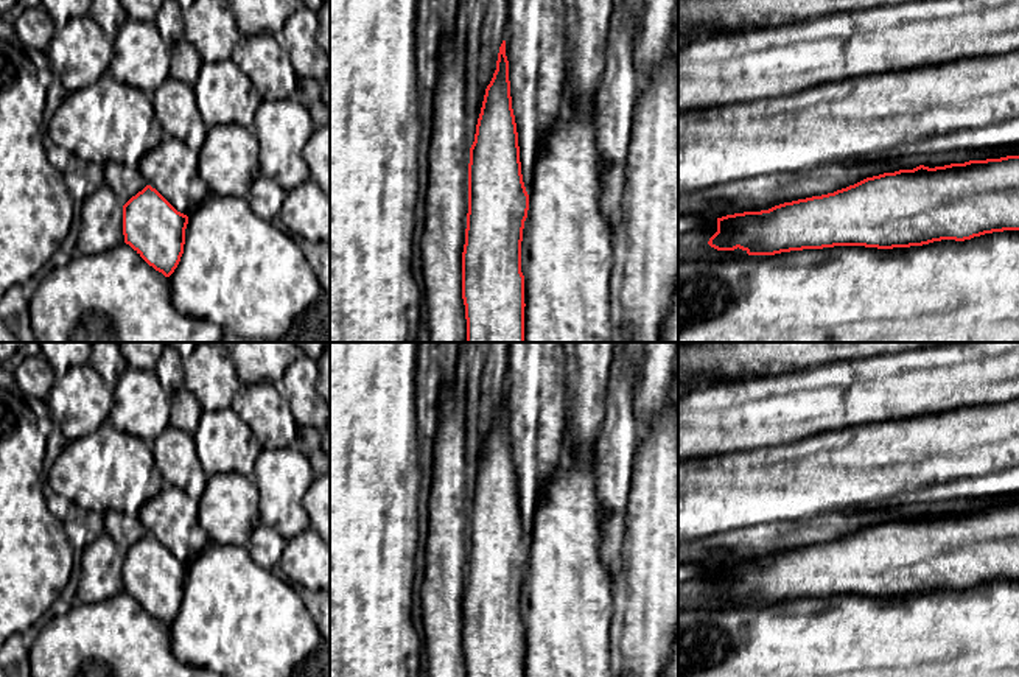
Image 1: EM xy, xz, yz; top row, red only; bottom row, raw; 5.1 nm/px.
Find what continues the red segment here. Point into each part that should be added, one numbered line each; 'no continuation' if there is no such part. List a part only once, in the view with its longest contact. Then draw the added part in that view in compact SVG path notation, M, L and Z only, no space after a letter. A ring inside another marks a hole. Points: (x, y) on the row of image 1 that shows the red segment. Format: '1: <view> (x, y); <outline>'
no continuation

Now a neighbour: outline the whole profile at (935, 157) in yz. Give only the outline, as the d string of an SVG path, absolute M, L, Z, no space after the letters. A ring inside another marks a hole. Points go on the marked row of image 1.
M1019 142L954 149L952 153L932 149L923 159L919 156L834 159L800 171L758 174L719 184L697 193L680 195L678 215L722 218L744 212L761 212L784 202L834 193L884 173L913 170L919 165L935 168L1007 156L1019 156Z

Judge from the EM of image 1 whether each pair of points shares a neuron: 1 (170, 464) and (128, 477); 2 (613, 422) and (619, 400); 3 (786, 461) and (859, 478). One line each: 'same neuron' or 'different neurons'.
1: different neurons
2: same neuron
3: same neuron

